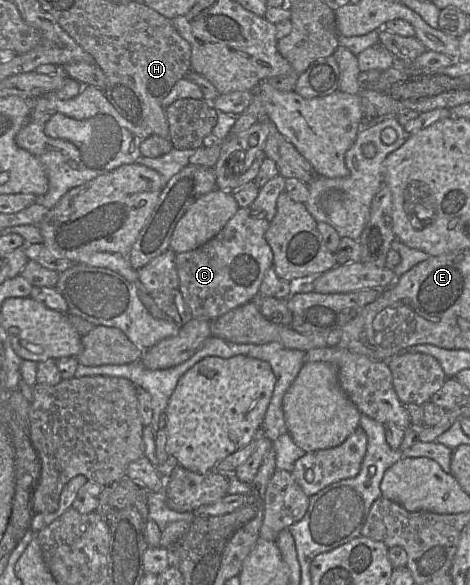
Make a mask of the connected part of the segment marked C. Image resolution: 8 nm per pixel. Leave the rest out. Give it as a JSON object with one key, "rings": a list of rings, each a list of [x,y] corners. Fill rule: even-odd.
{"rings":[[[239,208],[223,229],[202,246],[175,255],[178,290],[192,318],[212,322],[225,313],[251,302],[259,295],[259,287],[268,269],[273,267],[273,253],[265,240],[269,221],[259,211]]]}

